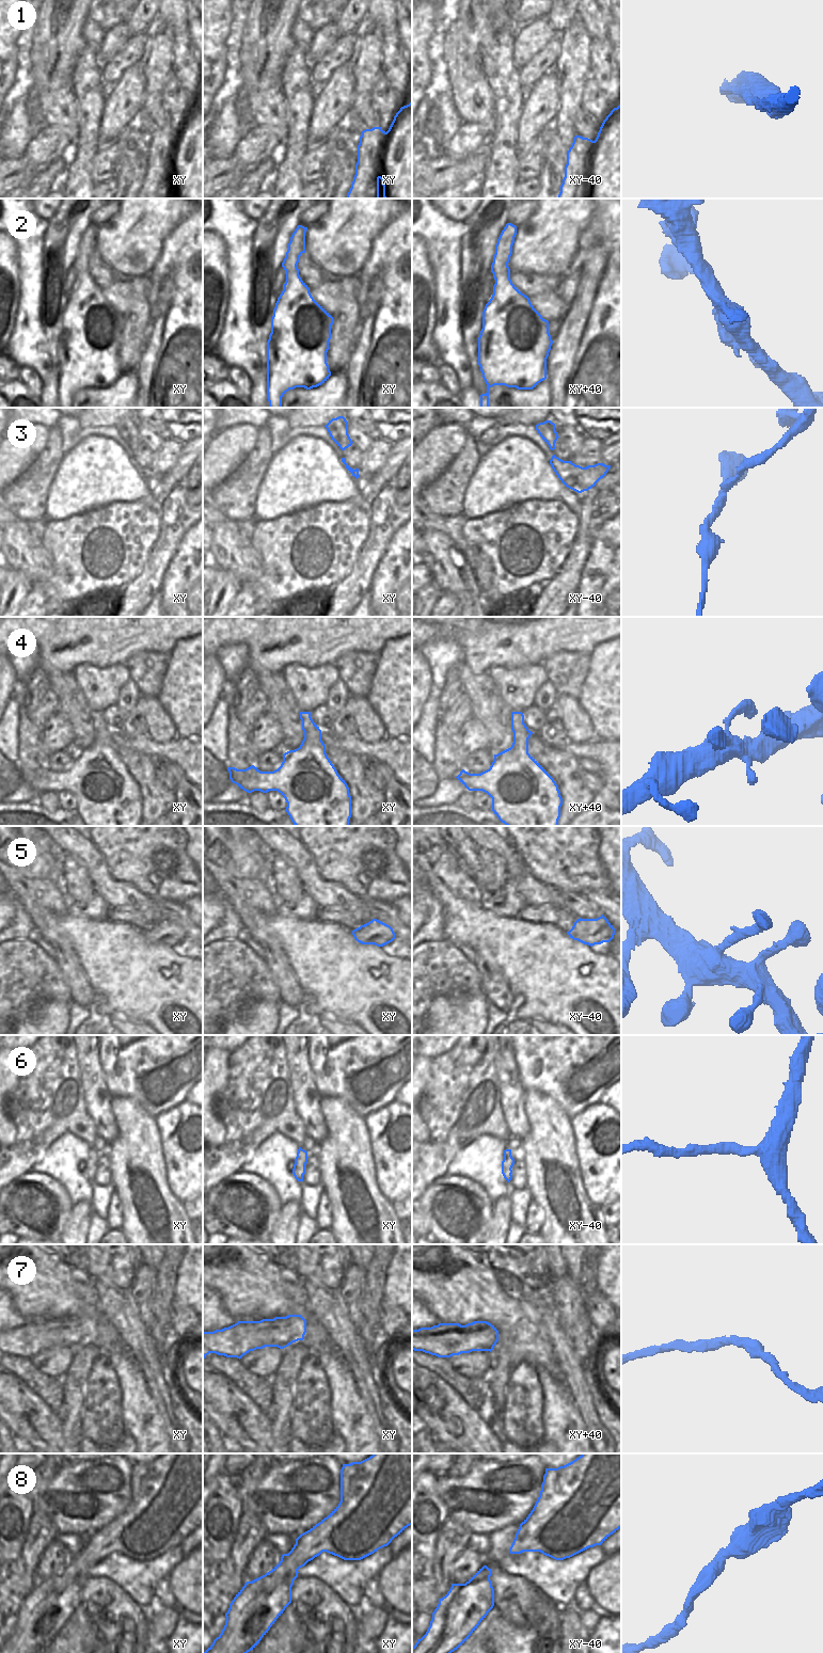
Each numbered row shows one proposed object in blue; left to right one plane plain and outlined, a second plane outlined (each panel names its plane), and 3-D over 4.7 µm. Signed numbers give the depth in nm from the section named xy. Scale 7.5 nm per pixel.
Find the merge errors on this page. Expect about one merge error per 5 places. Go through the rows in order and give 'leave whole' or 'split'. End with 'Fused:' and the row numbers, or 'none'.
1: leave whole
2: leave whole
3: leave whole
4: leave whole
5: leave whole
6: leave whole
7: leave whole
8: leave whole
Fused: none

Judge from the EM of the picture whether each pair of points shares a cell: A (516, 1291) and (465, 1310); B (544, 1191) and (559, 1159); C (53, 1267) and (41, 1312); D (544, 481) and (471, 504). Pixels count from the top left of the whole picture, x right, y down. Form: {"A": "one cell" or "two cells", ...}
{"A": "two cells", "B": "one cell", "C": "one cell", "D": "one cell"}

